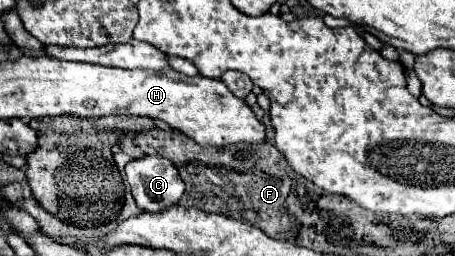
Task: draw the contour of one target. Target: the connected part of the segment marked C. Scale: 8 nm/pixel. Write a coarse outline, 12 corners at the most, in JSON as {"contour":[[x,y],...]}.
{"contour":[[163,156],[131,160],[125,174],[145,212],[177,204],[185,190]]}

